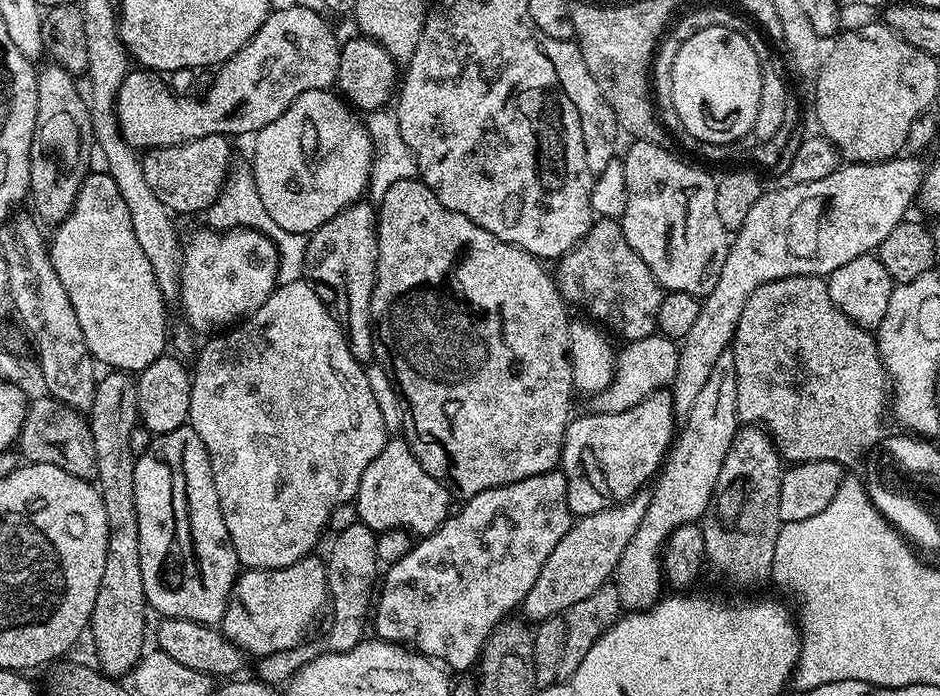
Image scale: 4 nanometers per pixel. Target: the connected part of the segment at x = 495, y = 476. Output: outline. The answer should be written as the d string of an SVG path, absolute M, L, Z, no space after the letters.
M419 178L394 182L394 186L386 190L384 197L378 201L376 233L376 281L370 298L374 360L384 367L390 382L396 388L396 393L400 395L404 405L402 432L426 474L430 474L438 483L444 485L453 497L467 498L482 494L482 490L513 484L534 474L553 471L559 465L560 452L564 449L564 432L573 415L572 392L574 393L572 363L568 353L570 308L556 284L553 273L549 269L547 272L544 269L547 267L526 250L502 242L502 238L494 238L490 230L484 230L482 226L470 222L470 218L442 206L442 202L438 202L438 198Z

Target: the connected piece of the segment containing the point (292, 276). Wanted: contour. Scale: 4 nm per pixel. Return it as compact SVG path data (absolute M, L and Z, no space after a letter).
M233 163L228 170L228 179L225 180L218 198L209 206L206 213L211 227L216 230L231 230L233 228L256 228L265 232L276 243L278 250L278 274L277 281L280 284L289 284L301 279L305 275L304 259L306 258L306 246L308 236L303 232L287 232L266 214L266 206L262 206L262 198L258 198L258 186L254 182L251 163Z

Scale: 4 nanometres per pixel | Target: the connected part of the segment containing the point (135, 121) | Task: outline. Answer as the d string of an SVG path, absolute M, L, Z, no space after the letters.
M293 6L286 10L269 12L266 22L226 63L219 65L216 77L208 88L208 93L199 100L196 96L179 96L168 89L163 75L151 70L132 70L116 92L116 117L118 126L131 148L147 150L165 148L171 144L185 144L187 140L197 140L203 136L248 136L263 130L281 116L306 90L331 89L338 74L338 58L341 41L336 40L332 28L323 20L324 16L314 10Z

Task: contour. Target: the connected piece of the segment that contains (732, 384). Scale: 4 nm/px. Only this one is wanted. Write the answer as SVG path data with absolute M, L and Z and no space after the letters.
M729 350L714 362L714 370L710 370L710 378L706 378L698 393L690 409L690 418L686 420L686 426L679 429L655 481L657 484L651 489L652 501L642 518L642 526L638 526L634 538L630 538L626 550L622 550L622 558L618 558L614 583L620 595L621 609L642 612L661 599L660 587L663 589L666 584L662 563L664 543L675 528L697 523L711 506L722 462L726 462L730 442L736 437L737 410L738 378L734 370L734 353Z

